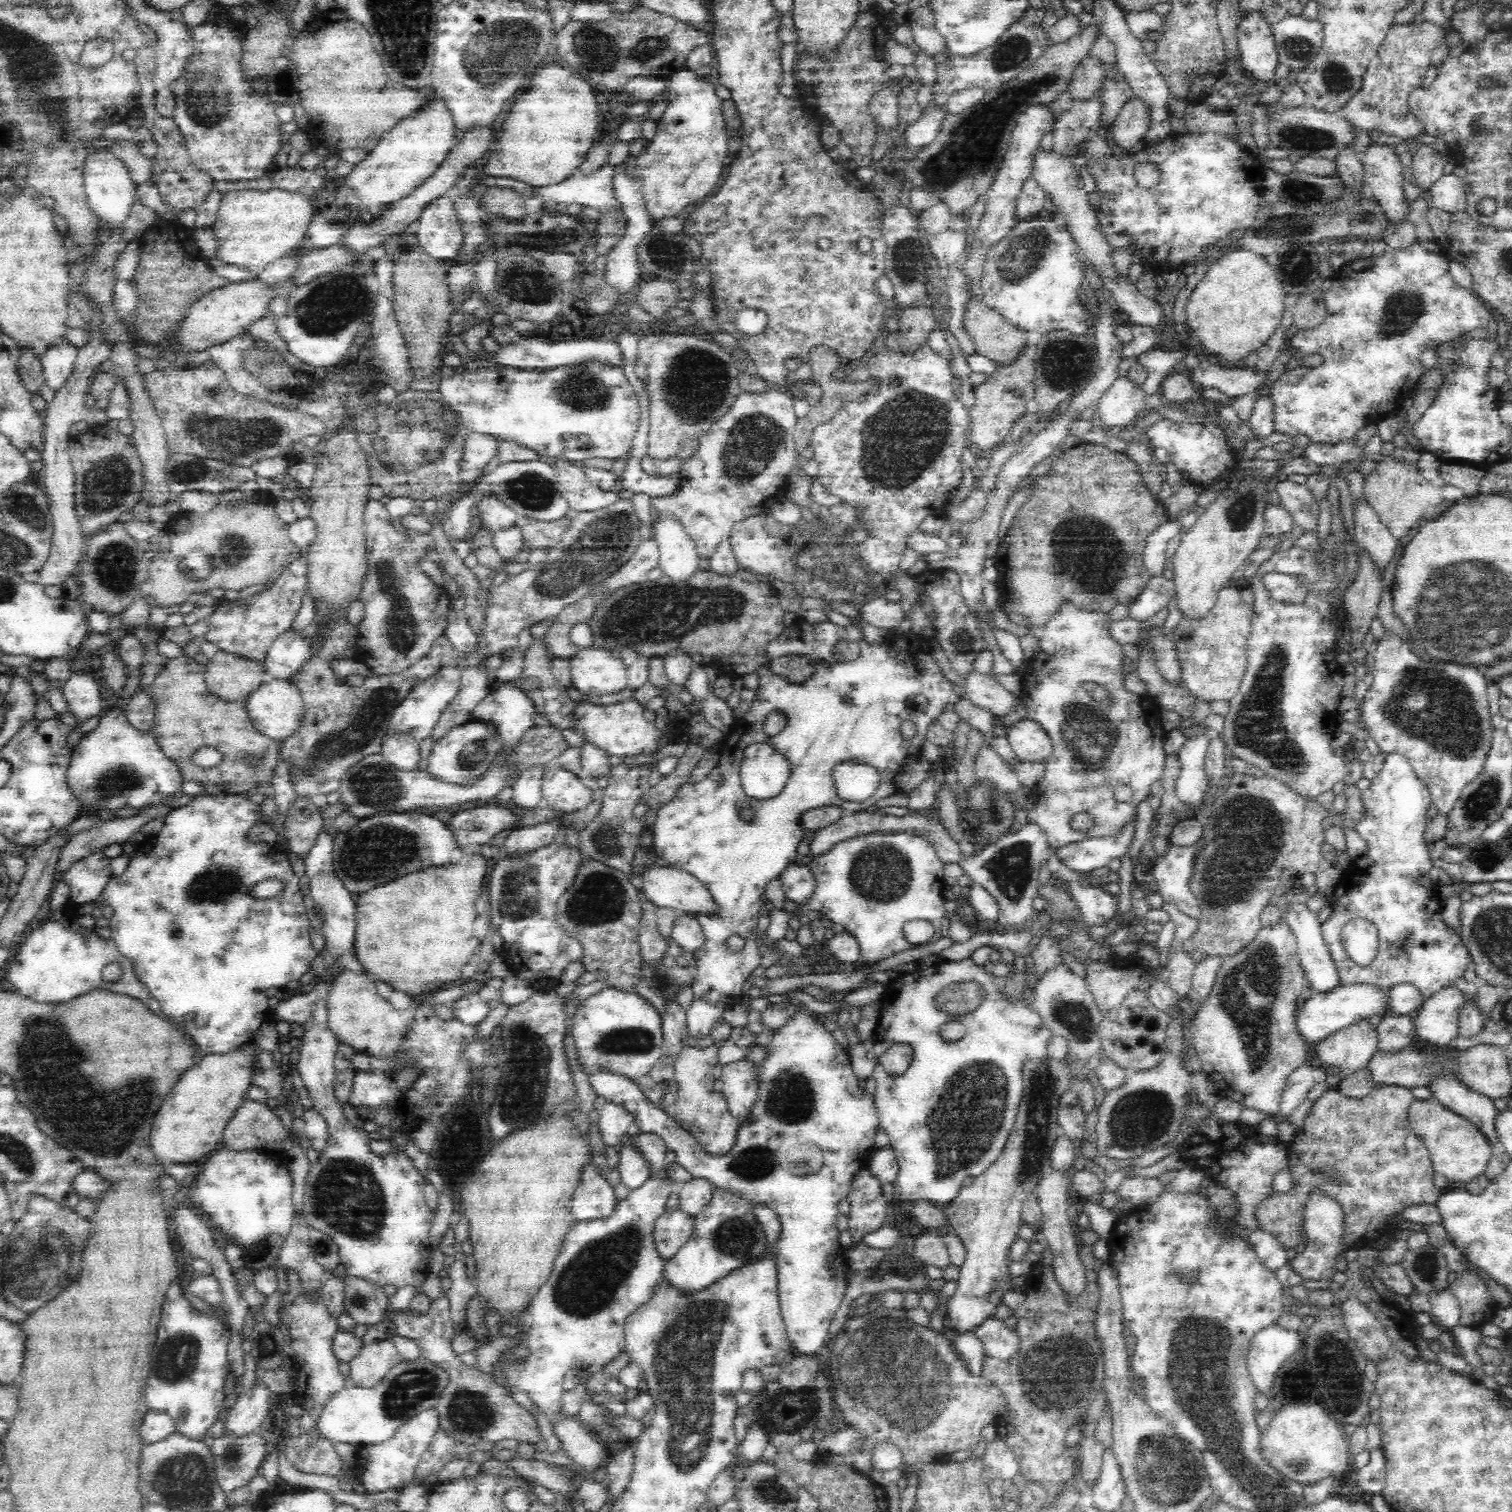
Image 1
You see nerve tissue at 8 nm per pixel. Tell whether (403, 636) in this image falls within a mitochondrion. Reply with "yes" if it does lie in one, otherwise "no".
yes

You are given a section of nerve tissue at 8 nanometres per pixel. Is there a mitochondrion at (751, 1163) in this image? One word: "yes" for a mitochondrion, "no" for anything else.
yes

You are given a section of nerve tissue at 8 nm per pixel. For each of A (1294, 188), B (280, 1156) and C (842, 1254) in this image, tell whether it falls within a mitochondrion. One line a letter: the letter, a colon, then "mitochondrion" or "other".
A: mitochondrion
B: other
C: other

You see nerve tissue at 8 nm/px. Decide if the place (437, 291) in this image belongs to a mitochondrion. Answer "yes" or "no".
no

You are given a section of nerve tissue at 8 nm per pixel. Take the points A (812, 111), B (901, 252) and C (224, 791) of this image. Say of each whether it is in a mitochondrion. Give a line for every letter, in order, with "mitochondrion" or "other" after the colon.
A: other
B: mitochondrion
C: other

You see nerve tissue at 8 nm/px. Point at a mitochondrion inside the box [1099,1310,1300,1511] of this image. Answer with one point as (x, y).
(1170, 1475)

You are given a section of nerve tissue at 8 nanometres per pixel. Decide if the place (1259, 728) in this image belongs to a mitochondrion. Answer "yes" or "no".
yes

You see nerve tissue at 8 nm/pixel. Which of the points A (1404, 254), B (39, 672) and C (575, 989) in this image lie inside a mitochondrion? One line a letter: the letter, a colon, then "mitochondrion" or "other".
A: other
B: other
C: other

